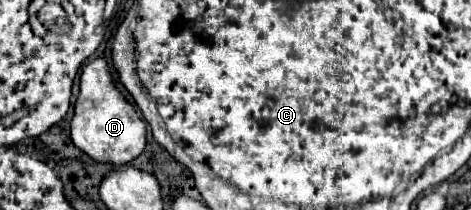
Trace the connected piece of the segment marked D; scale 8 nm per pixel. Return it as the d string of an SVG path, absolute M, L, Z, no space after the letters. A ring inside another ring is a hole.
M104 56L90 60L82 68L80 96L74 104L74 118L70 124L70 138L74 146L100 162L128 164L134 160L146 144L146 120L142 114L122 96L110 74L110 64Z

